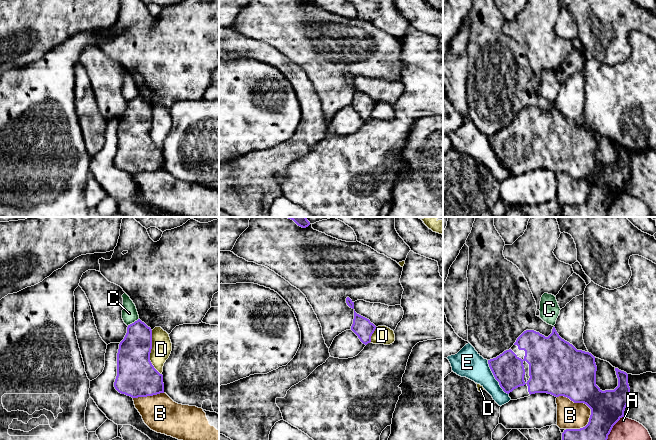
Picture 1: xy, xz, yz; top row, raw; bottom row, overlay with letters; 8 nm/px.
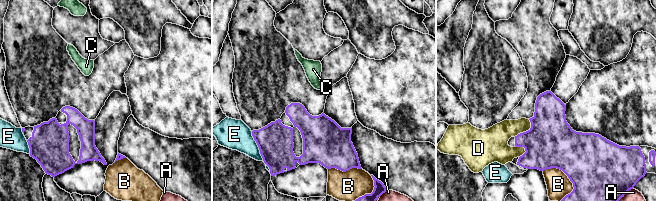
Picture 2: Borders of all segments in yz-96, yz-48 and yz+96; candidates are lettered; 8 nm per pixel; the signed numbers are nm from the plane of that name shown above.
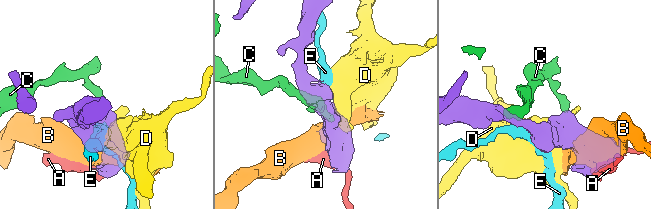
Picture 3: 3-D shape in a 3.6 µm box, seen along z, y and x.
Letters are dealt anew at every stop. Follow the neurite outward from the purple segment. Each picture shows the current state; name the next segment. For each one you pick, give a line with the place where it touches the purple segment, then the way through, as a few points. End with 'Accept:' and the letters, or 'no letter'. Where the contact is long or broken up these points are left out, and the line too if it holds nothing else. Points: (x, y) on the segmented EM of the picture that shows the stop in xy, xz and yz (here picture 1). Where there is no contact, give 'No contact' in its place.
Accept: no letter

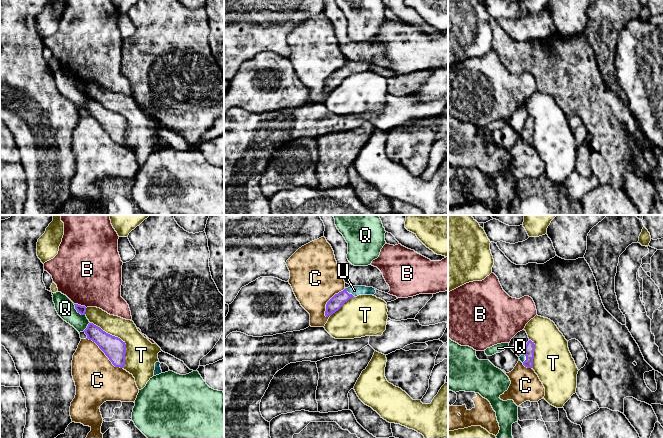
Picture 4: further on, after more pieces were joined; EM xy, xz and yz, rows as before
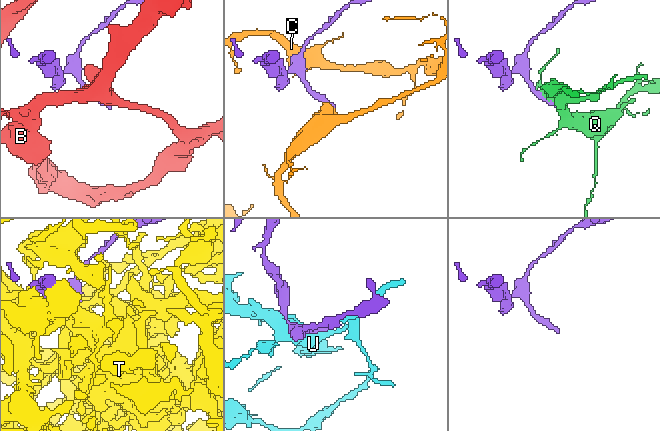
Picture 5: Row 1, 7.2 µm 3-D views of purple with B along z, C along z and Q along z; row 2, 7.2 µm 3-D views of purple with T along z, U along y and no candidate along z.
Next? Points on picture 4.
U: Touches purple at xz (348, 293). Path across: xz (336, 302), (348, 293), (354, 290)
Accept: U

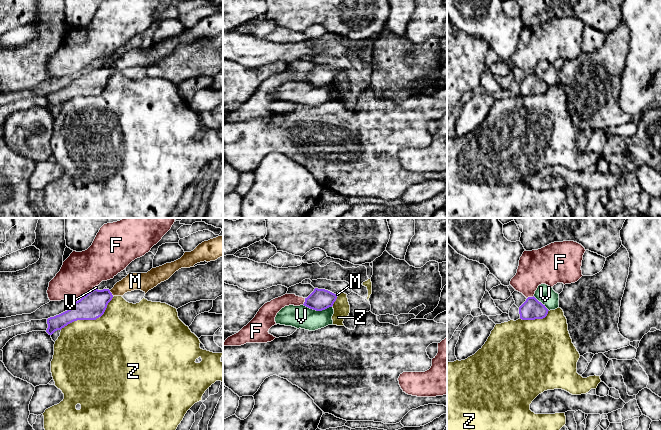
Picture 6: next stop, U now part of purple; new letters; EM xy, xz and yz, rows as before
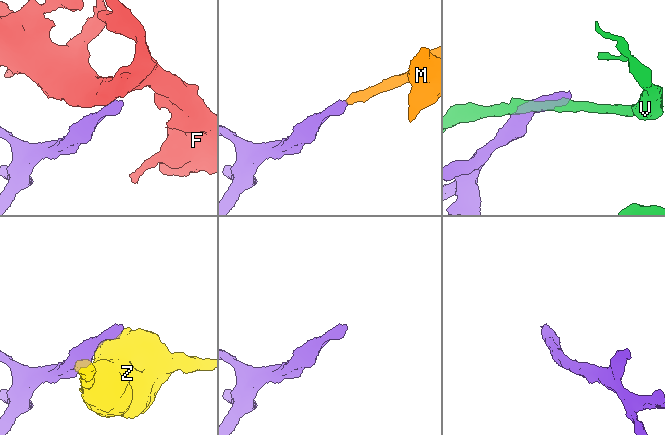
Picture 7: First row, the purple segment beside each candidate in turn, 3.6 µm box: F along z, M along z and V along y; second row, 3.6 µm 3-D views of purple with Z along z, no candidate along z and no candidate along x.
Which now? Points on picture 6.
M: Touches purple at xy (111, 293). Path across: xy (91, 306), (100, 298), (111, 293), (135, 281)
Accept: M

